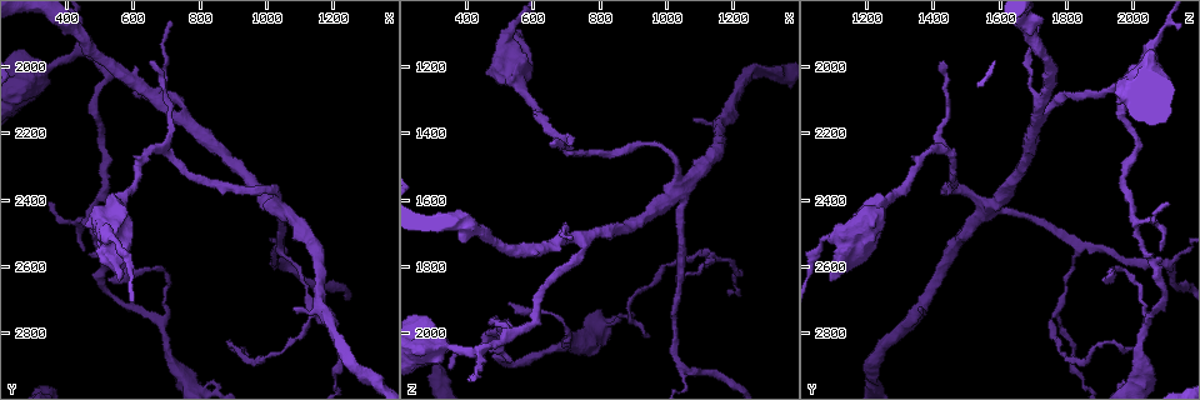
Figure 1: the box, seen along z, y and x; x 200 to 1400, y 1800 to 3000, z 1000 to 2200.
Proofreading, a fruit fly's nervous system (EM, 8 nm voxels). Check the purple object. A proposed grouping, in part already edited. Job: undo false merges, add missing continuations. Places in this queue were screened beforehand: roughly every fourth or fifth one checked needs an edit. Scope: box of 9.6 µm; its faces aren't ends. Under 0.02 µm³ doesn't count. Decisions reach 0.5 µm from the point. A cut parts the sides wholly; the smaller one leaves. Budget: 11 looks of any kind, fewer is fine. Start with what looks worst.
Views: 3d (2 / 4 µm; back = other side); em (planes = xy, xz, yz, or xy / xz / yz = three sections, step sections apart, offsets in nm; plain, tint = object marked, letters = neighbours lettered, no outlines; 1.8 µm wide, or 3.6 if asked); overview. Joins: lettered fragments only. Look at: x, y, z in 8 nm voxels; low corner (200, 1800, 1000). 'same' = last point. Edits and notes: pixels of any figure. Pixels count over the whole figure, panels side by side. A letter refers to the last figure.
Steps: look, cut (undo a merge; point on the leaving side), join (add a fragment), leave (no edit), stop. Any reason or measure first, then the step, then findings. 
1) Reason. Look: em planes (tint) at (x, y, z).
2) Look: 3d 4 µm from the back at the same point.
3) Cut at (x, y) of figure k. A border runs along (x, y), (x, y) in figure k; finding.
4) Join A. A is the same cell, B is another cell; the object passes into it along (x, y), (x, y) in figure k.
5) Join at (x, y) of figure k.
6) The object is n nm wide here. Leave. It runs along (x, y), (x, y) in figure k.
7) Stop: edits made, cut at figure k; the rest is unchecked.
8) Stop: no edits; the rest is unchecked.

Three-way junction. Look: 3d 4 µm from the back at (1050, 2590, 2100).

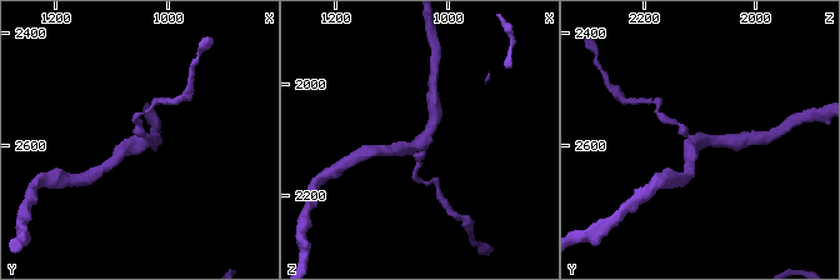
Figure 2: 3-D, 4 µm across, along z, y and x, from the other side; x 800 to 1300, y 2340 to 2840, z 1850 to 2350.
3 arms meet here. Look: em yz step 16 (tint) at (1060, 2595, 2105).

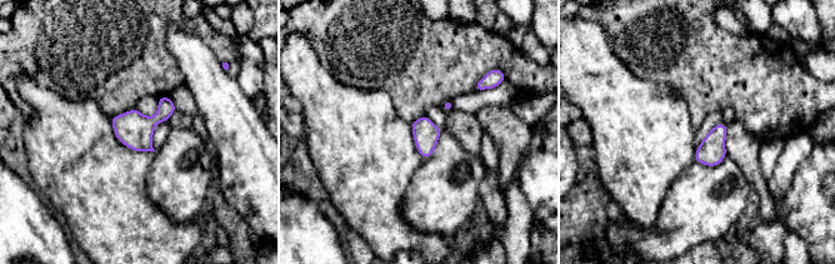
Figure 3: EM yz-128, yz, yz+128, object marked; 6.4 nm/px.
Cut it another way. Look: em planes (letters) at the same point.

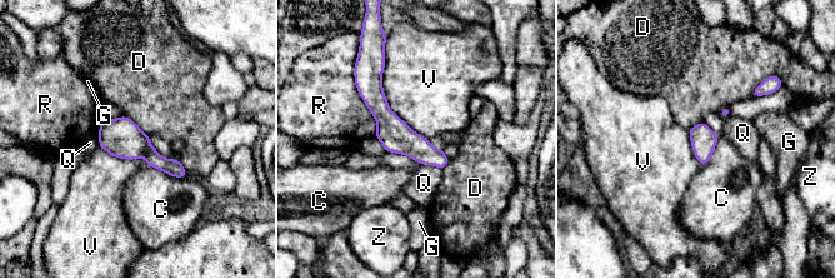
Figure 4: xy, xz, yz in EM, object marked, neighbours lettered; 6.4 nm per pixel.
Leave. C, D, G, Q, R, V and Z are other cells; all the same neuron.

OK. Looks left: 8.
Look: em planes (letters) at (1030, 2410, 1570).

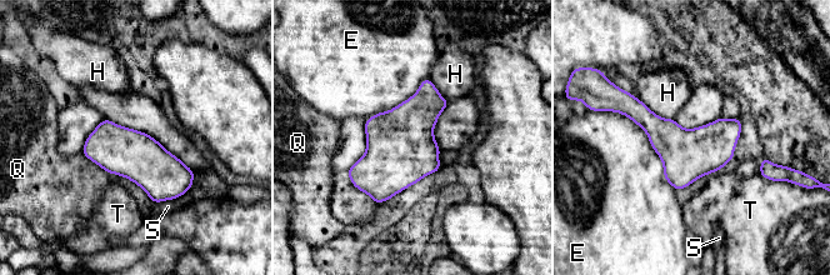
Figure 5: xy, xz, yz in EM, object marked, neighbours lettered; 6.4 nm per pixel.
Leave. E, H, Q, S and T are other cells; one neuron here.

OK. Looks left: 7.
Calibre changes. Look: em 3.6 µm planes (plain) at (320, 2020, 2040).

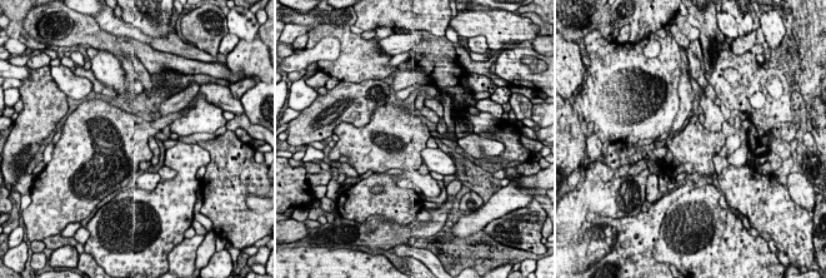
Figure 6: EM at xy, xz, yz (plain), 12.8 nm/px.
Look: em 3.6 µm planes (letters) at the same point.

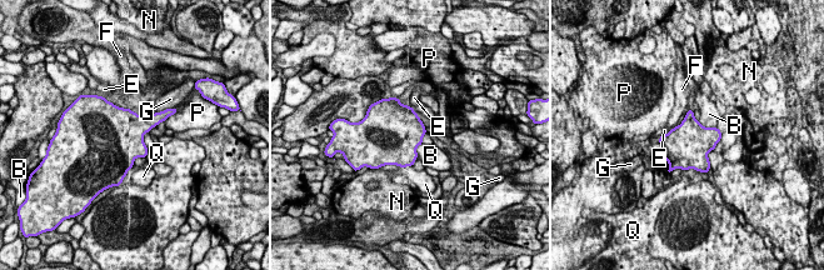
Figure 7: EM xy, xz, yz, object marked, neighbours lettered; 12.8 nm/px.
The object is 600 nm wide here. Leave. B, E, F, G, N, P and Q are other cells; a border runs along (698, 120), (705, 126), (715, 128) in figure 7; all the same neuron.

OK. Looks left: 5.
An open end. Look: em yz step 4 (letters) at (450, 2560, 2080).

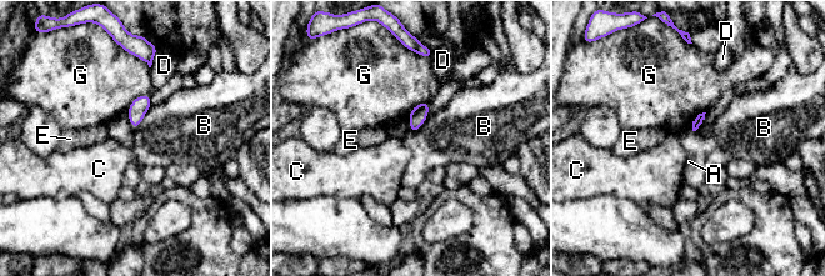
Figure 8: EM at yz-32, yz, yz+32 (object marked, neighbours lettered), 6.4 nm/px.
The object is 70 nm wide here. Leave. A, B, C, D, E and G are other cells; a border runs along (151, 105), (143, 120), (133, 130) in figure 8; no lettered fragment goes on from it.

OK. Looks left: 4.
Stop: no edits; the rest is unchecked.

